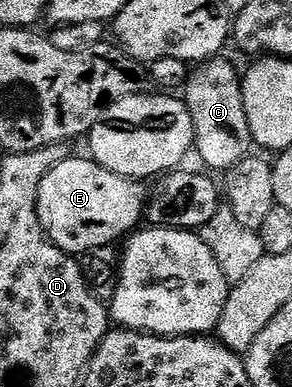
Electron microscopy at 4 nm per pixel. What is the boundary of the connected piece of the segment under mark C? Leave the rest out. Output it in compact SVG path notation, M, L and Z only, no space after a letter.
M214 58L196 65L189 73L183 99L191 114L196 155L201 155L207 167L214 168L209 170L224 174L231 166L235 166L235 162L250 155L254 142L251 126L247 122L247 110L243 106L241 76L225 58Z

